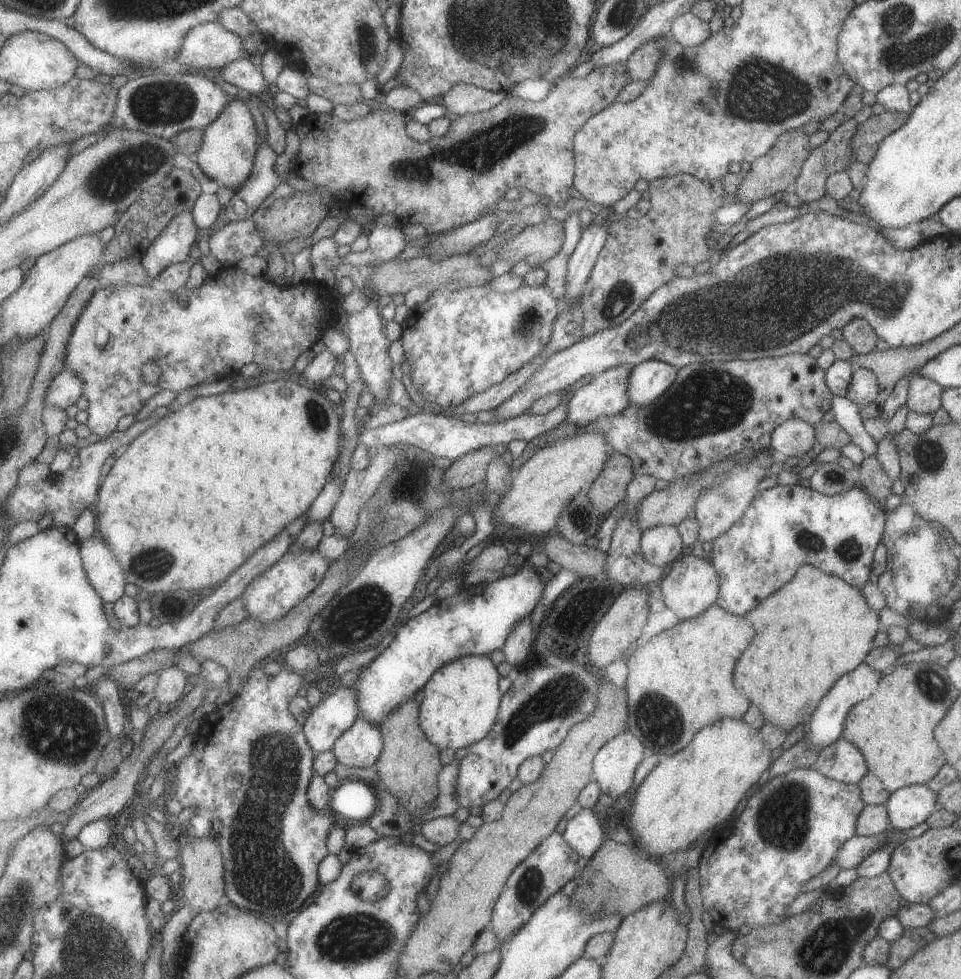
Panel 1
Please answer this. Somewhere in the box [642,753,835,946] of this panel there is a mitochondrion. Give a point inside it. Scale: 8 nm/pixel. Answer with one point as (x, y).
(784, 821)

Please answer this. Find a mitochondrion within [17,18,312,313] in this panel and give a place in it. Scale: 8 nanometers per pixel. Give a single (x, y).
(123, 170)

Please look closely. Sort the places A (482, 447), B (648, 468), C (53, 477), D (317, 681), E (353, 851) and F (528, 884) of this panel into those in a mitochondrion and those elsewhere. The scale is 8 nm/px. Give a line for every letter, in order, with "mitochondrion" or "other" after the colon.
A: other
B: other
C: other
D: other
E: other
F: mitochondrion

